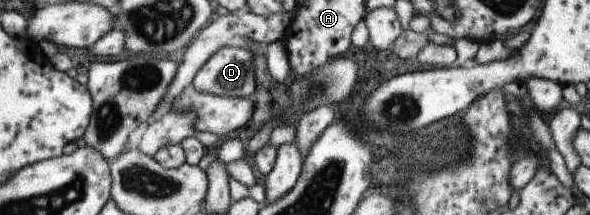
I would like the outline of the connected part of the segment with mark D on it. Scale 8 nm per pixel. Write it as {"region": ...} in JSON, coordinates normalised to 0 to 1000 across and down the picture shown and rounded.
{"region":[[[378,214],[331,340],[325,419],[378,451],[427,451],[429,251],[419,223]]]}

